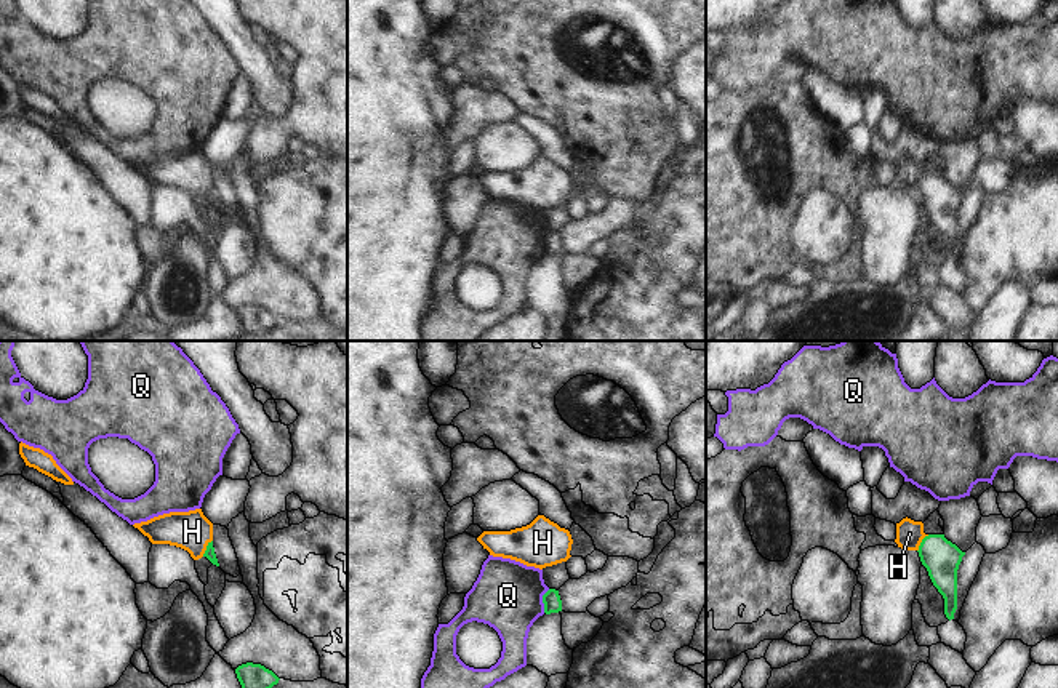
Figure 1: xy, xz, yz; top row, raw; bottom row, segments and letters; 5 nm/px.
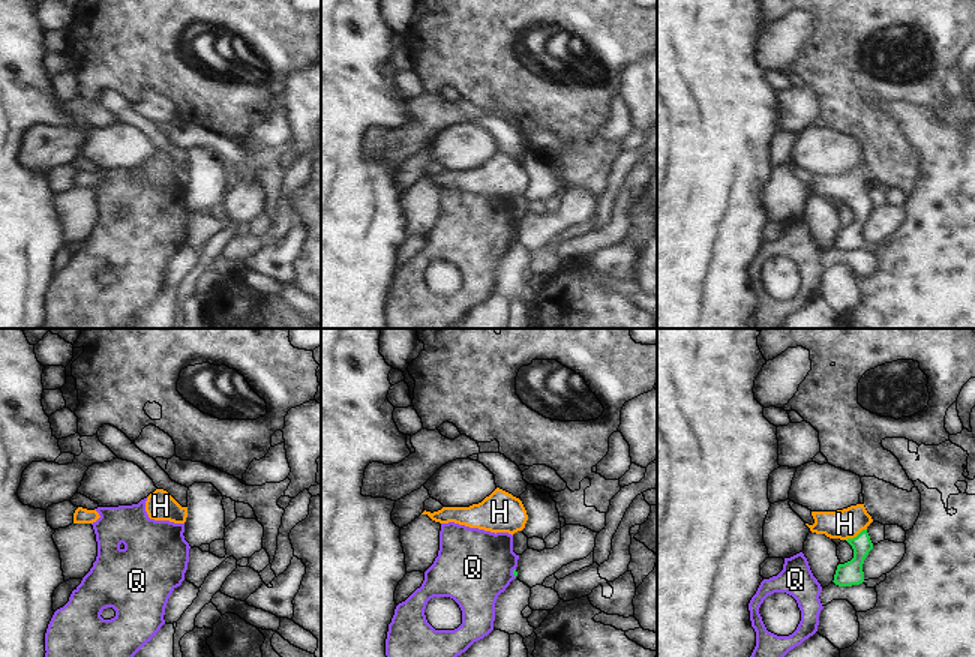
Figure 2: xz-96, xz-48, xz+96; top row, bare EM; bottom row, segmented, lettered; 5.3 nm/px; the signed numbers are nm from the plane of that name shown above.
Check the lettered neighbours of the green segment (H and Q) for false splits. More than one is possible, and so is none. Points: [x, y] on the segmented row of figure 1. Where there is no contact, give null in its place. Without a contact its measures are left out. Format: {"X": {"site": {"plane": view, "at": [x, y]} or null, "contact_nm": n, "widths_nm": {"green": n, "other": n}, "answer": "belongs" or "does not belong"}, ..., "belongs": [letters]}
{"H": {"site": {"plane": "xy", "at": [207, 548]}, "contact_nm": 100, "widths_nm": {"green": 50, "other": 200}, "answer": "belongs"}, "Q": {"site": {"plane": "xz", "at": [543, 600]}, "contact_nm": 120, "widths_nm": {"green": 90, "other": 360}, "answer": "does not belong"}, "belongs": ["H"]}

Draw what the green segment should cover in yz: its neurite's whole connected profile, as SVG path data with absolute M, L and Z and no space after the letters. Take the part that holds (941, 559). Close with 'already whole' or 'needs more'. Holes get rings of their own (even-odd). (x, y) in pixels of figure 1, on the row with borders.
M903 518L896 523L898 547L917 550L933 586L944 598L944 614L951 621L957 610L957 570L965 552L944 534L925 534L924 523Z | needs more

